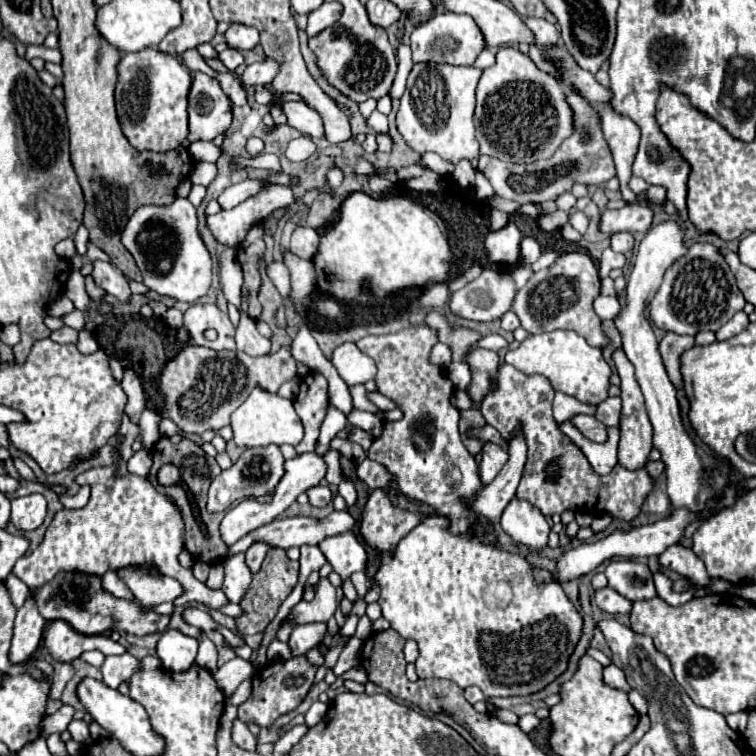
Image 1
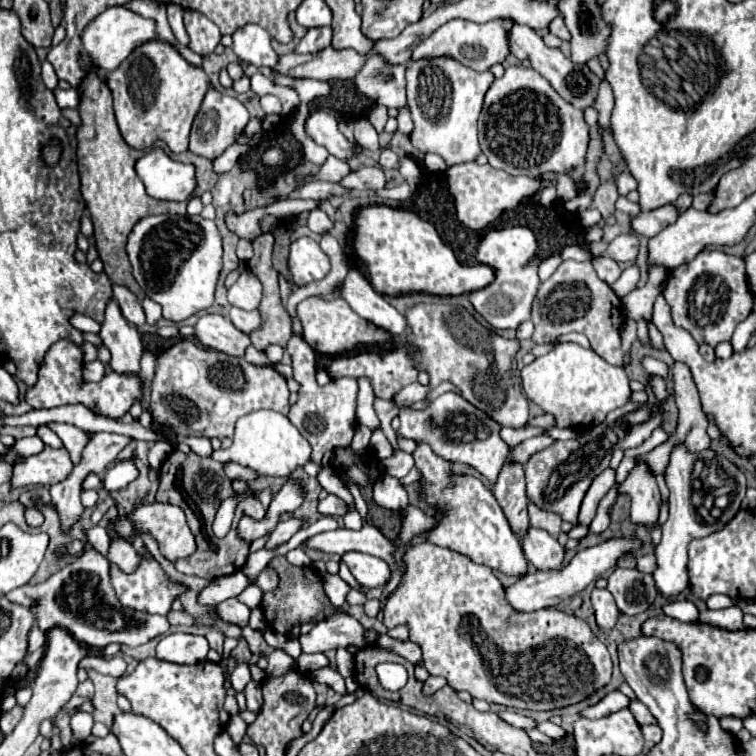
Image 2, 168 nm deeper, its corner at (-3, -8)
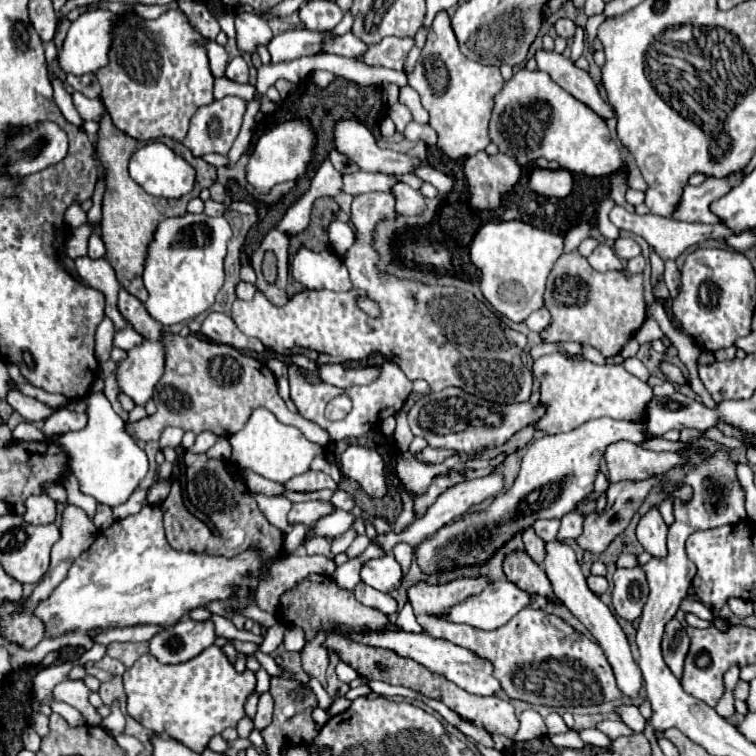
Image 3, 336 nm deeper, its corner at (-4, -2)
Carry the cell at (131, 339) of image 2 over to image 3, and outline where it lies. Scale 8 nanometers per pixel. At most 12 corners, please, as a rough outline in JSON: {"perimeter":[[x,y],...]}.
{"perimeter":[[75,259],[81,279],[107,299],[115,331],[127,327],[117,309],[119,283],[105,259]]}

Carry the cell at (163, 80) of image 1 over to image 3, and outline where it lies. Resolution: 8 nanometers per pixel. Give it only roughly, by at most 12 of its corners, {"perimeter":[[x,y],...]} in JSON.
{"perimeter":[[179,9],[123,15],[101,99],[137,141],[181,143],[213,101]]}

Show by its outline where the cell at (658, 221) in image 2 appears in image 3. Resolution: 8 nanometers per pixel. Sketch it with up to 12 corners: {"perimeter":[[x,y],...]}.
{"perimeter":[[739,173],[687,185],[671,217],[687,223],[719,223],[711,201],[741,183]]}

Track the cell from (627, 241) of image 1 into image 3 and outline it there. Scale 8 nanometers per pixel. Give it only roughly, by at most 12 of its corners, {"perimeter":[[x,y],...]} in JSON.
{"perimeter":[[619,237],[615,253],[621,259],[641,255],[641,247],[633,237]]}

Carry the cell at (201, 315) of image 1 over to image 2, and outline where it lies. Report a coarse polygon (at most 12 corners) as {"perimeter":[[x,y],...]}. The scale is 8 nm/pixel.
{"perimeter":[[202,315],[196,339],[244,357],[250,337],[222,315]]}

